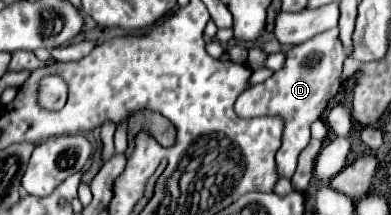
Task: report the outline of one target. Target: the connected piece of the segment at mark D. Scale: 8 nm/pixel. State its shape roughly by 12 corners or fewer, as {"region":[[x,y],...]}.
{"region":[[338,29],[288,49],[284,67],[238,97],[240,117],[284,119],[276,153],[292,177],[340,87]]}

